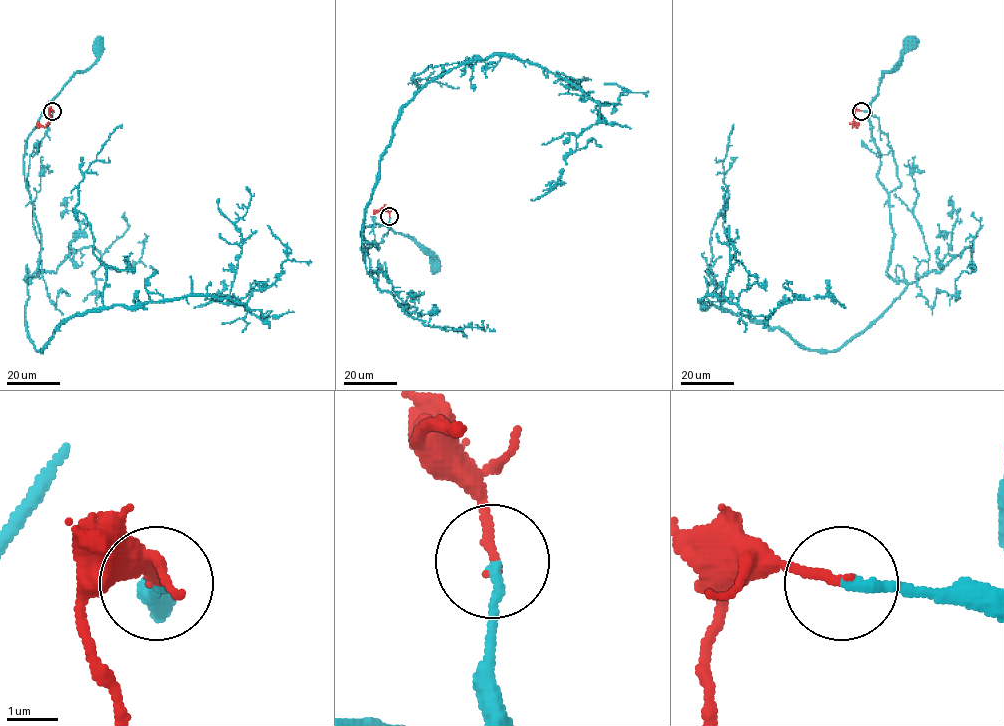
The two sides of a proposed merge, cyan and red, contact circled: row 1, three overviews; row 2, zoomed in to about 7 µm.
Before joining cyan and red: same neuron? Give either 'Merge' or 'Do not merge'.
Merge

